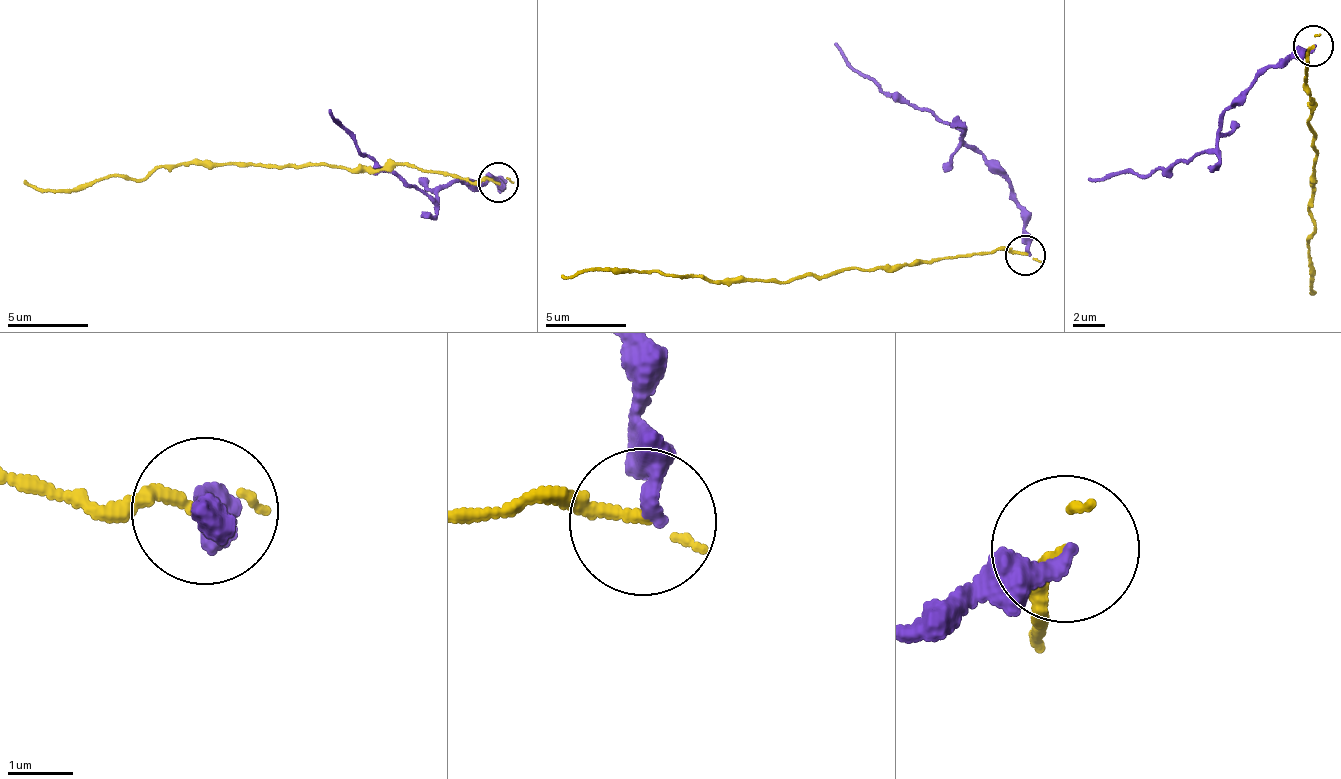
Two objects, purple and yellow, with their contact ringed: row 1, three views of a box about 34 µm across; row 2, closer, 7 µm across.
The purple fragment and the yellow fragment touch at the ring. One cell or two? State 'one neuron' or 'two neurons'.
two neurons

